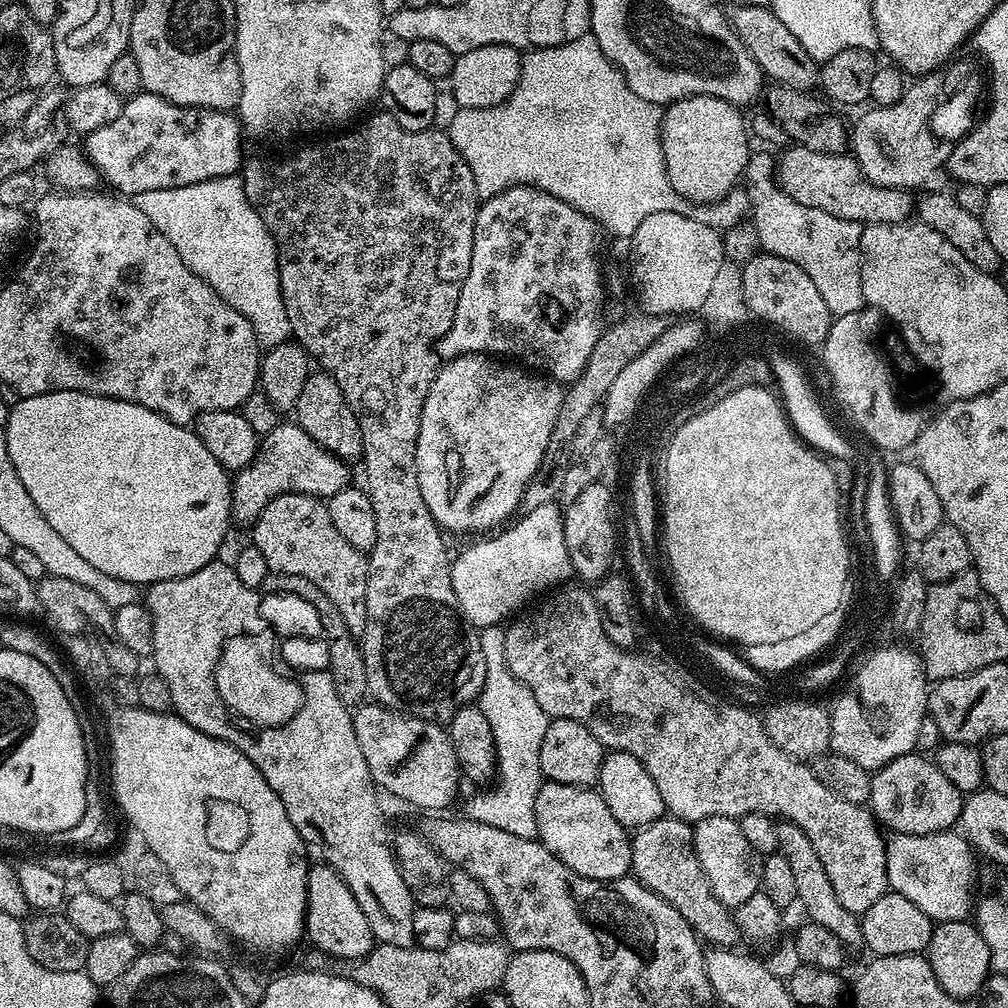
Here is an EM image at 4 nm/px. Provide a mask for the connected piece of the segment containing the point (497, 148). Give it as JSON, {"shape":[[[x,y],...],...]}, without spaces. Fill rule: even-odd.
{"shape":[[[589,34],[553,48],[531,49],[520,61],[520,77],[507,100],[493,108],[460,108],[446,131],[470,166],[481,197],[498,194],[513,184],[528,184],[582,210],[601,229],[630,238],[647,216],[675,212],[681,203],[666,174],[660,145],[661,115],[661,105],[638,98]]]}

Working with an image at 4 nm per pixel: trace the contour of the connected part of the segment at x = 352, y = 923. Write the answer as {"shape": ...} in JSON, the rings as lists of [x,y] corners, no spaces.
{"shape":[[[323,862],[313,863],[306,878],[306,902],[308,909],[304,915],[304,930],[306,940],[312,943],[311,947],[315,951],[323,952],[333,961],[345,962],[360,960],[368,955],[374,946],[370,922],[366,922],[362,906],[358,906],[354,894],[350,894],[350,886],[342,882],[338,870]]]}

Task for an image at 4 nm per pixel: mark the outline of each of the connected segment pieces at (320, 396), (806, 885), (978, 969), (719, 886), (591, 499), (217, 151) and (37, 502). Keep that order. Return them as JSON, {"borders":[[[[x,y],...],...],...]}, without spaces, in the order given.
{"borders":[[[[316,370],[308,375],[306,386],[302,386],[302,394],[298,394],[294,420],[295,423],[302,426],[302,430],[306,430],[306,434],[310,434],[310,438],[314,438],[314,442],[321,444],[331,456],[336,456],[345,462],[359,461],[363,457],[364,443],[362,442],[362,430],[358,426],[358,418],[350,406],[350,402],[346,402],[346,398],[342,394],[342,386],[338,386],[338,382],[334,382],[334,378],[327,372]]],[[[781,819],[776,826],[778,834],[778,846],[776,852],[790,862],[790,867],[794,874],[794,886],[796,887],[796,899],[799,907],[804,907],[808,911],[807,919],[813,924],[824,926],[838,938],[841,943],[849,949],[860,948],[864,942],[864,935],[860,929],[860,916],[857,913],[846,910],[842,902],[838,902],[838,896],[834,894],[834,888],[830,886],[830,878],[826,878],[826,866],[822,866],[822,861],[818,858],[818,852],[814,846],[810,846],[810,840],[798,826],[794,826],[790,821]]],[[[968,920],[939,921],[932,929],[926,955],[934,970],[934,978],[938,978],[938,986],[942,986],[950,998],[961,1002],[967,1002],[971,996],[979,997],[993,971],[986,940],[982,938],[975,923]]],[[[711,816],[695,821],[692,830],[692,850],[696,853],[700,868],[710,882],[714,898],[722,902],[729,910],[734,910],[750,894],[761,891],[763,859],[753,850],[750,842],[742,838],[739,823],[731,816]]],[[[606,483],[587,486],[574,502],[563,509],[566,550],[569,551],[573,573],[584,580],[599,582],[613,571],[612,559],[618,556],[618,524],[612,521],[612,492]]],[[[141,91],[139,96],[125,99],[122,114],[118,114],[118,118],[114,118],[114,122],[110,122],[110,126],[102,126],[102,130],[94,130],[93,132],[87,133],[85,140],[88,141],[83,141],[82,147],[88,159],[100,169],[101,177],[107,183],[109,180],[116,187],[113,189],[117,193],[123,194],[128,198],[134,198],[146,190],[170,190],[178,186],[190,186],[191,184],[206,182],[214,178],[237,175],[246,160],[246,155],[244,156],[243,150],[240,149],[240,136],[242,137],[242,125],[232,112],[219,112],[213,108],[183,108],[181,104],[172,104],[169,100],[163,100],[160,96],[155,96],[153,92]]],[[[47,392],[37,396],[25,396],[17,399],[8,409],[8,424],[2,430],[6,438],[8,460],[14,462],[14,470],[18,470],[18,478],[22,478],[22,486],[26,486],[26,494],[30,494],[32,506],[40,512],[42,518],[50,526],[54,526],[54,534],[62,537],[62,542],[70,546],[70,550],[78,553],[78,558],[86,558],[96,572],[110,574],[112,580],[130,582],[137,586],[147,586],[166,582],[174,578],[182,578],[202,570],[202,566],[213,563],[224,544],[224,535],[228,532],[228,524],[232,518],[232,480],[230,472],[221,466],[213,454],[206,450],[195,431],[191,427],[175,424],[154,410],[146,410],[146,406],[138,406],[134,402],[115,400],[105,396],[95,396],[85,392]]]]}

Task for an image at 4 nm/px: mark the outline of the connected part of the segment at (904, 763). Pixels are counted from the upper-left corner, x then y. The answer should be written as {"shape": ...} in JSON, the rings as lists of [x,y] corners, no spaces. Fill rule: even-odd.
{"shape":[[[910,751],[905,756],[894,758],[894,762],[875,769],[868,804],[872,815],[876,818],[877,825],[883,826],[885,829],[888,827],[889,833],[901,832],[921,836],[922,834],[949,831],[960,819],[964,796],[954,786],[954,782],[950,782],[950,778],[946,778],[946,774],[942,774],[942,770],[938,770],[936,763],[927,755]]]}

